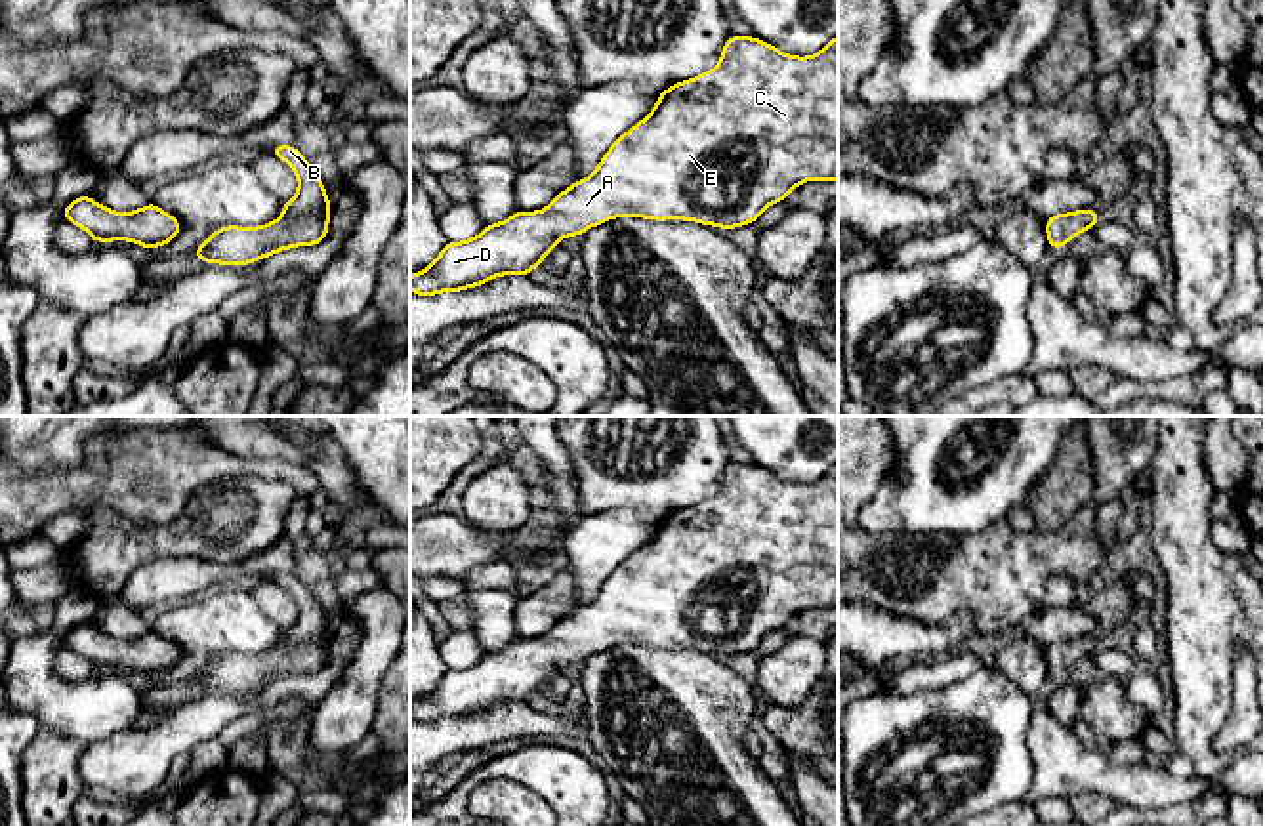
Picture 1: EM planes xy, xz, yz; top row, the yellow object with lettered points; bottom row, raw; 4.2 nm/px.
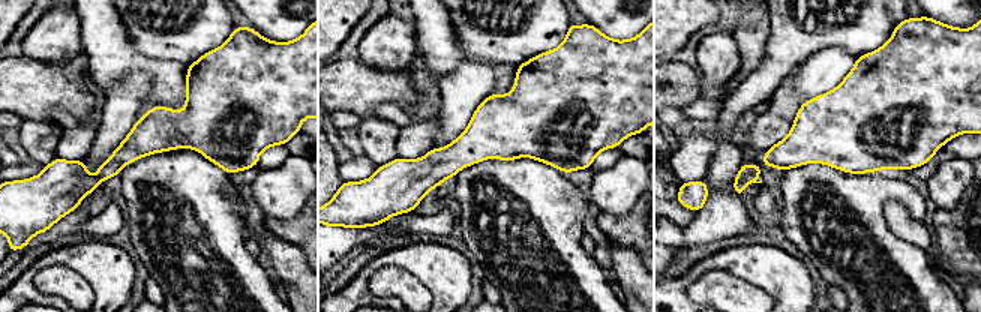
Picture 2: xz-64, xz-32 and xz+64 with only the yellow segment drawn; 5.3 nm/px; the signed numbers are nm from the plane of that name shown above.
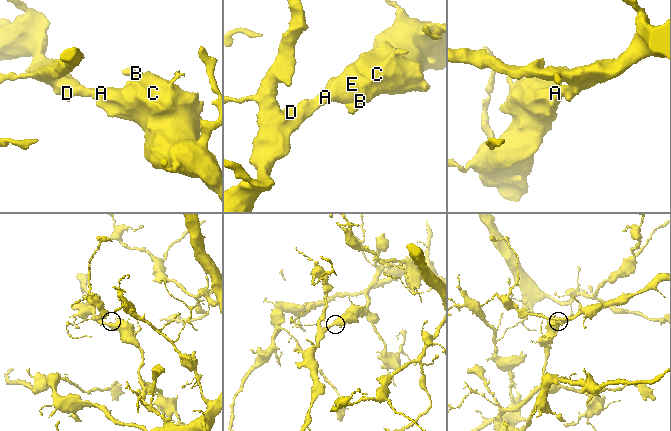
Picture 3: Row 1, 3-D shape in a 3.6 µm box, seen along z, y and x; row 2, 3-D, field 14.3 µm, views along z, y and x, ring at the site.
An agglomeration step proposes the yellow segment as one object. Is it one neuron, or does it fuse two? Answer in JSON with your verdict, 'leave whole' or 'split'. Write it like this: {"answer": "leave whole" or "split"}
{"answer": "leave whole"}

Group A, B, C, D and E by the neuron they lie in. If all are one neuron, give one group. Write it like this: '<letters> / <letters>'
A B C D E

